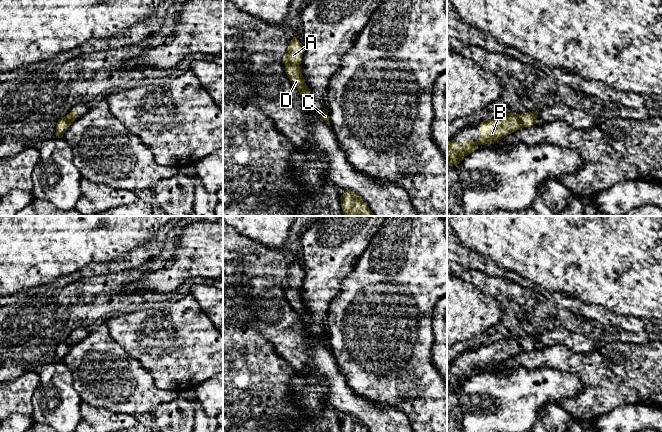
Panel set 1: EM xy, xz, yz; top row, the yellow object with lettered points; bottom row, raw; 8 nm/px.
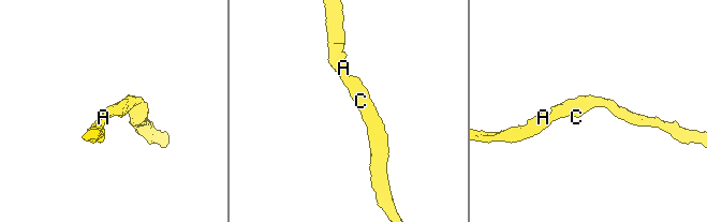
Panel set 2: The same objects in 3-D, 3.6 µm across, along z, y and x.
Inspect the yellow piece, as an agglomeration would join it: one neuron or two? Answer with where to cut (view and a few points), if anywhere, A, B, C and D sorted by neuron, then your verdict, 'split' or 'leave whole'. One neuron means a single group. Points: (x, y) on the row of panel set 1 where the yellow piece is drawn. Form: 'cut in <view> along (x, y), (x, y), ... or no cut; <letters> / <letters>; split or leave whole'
no cut; A B C D; leave whole

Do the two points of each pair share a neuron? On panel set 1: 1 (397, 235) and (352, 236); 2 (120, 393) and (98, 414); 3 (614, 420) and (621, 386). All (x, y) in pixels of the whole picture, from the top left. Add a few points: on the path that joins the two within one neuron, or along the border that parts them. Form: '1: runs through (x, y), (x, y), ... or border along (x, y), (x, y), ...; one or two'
1: border along (381, 226), (361, 256); two
2: border along (83, 401), (127, 414); two
3: border along (640, 404), (621, 404), (595, 416); two

